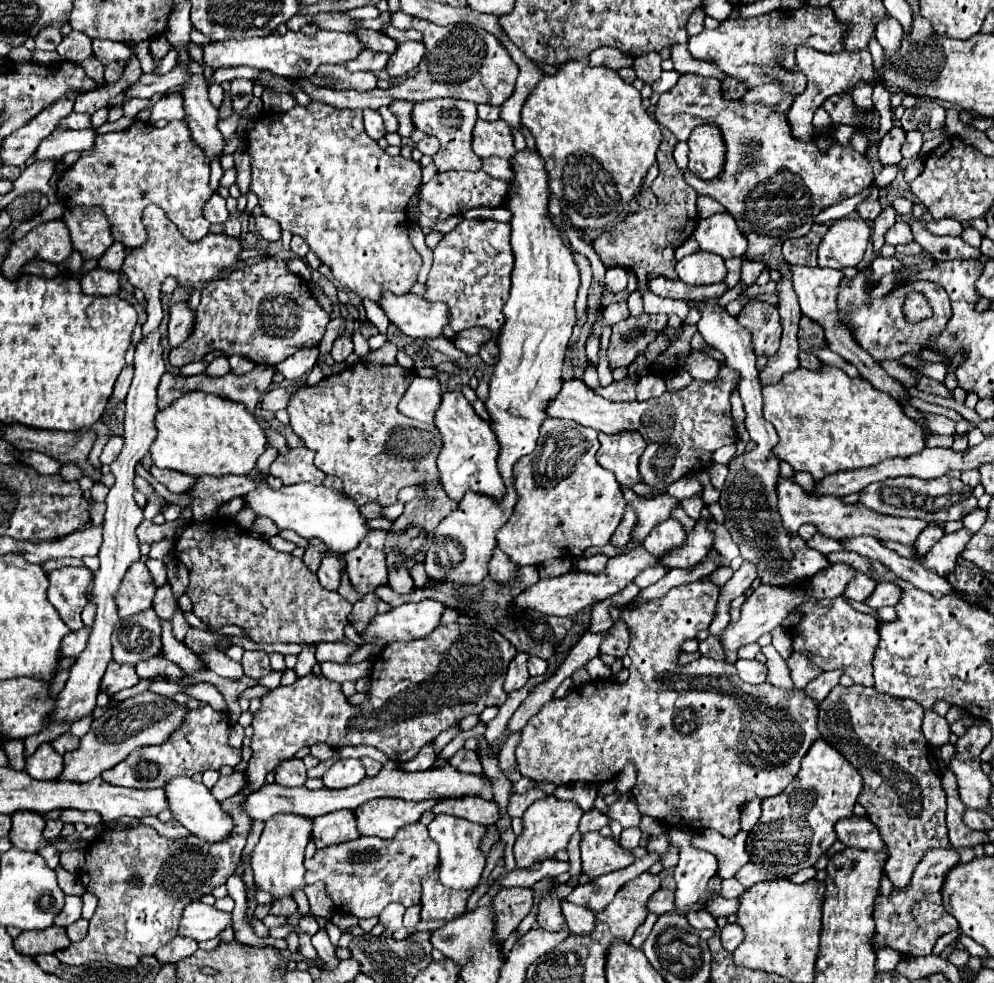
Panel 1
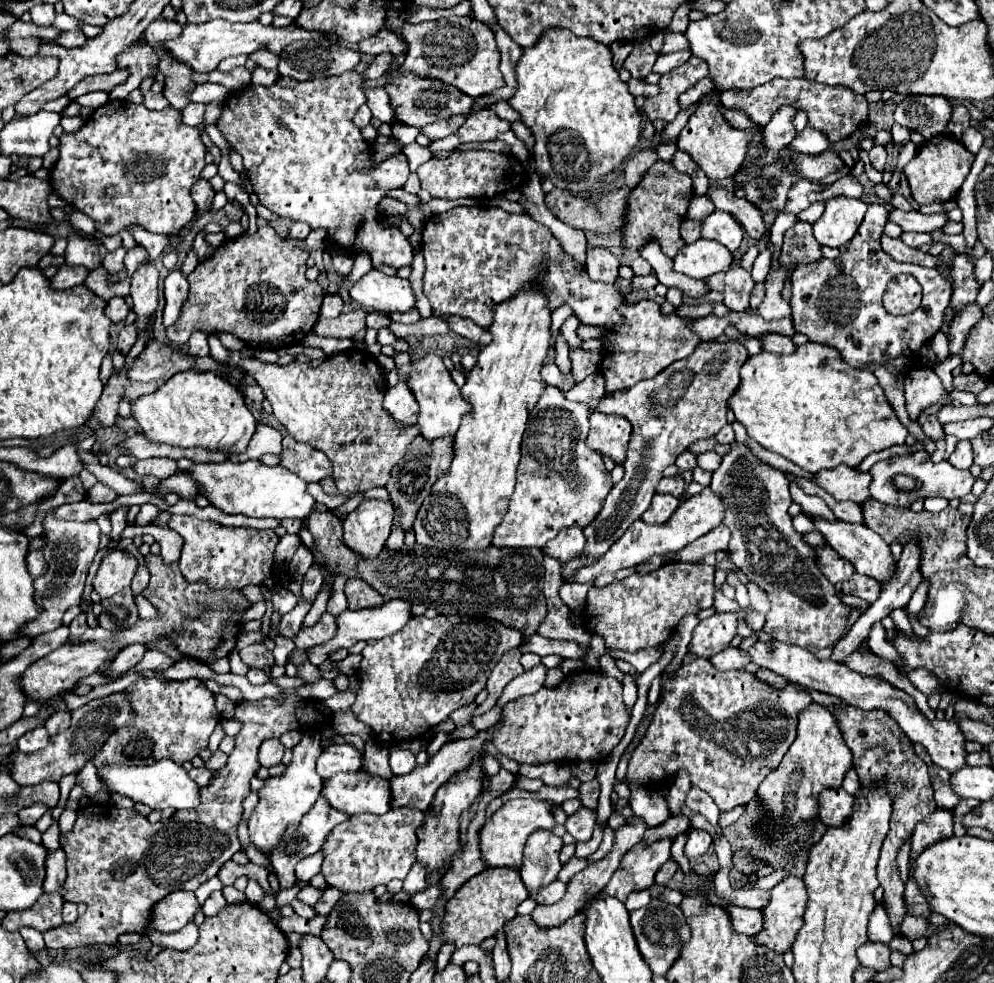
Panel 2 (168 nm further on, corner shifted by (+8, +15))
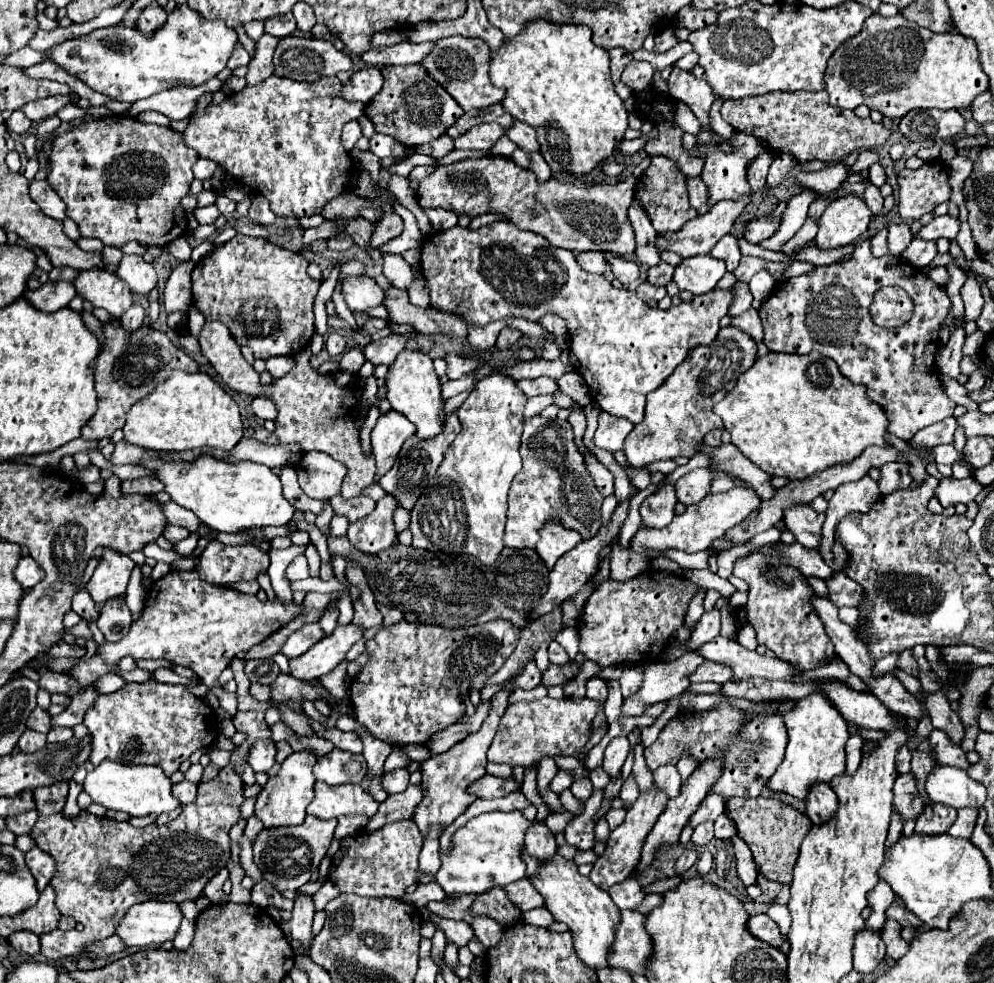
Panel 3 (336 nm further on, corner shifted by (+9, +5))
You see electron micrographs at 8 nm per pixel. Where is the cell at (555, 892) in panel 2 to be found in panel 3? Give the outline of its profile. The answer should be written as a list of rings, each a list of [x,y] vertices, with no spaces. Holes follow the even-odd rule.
[[[520,878],[518,882],[512,882],[504,890],[508,890],[508,900],[522,912],[528,912],[532,908],[542,908],[542,896],[534,890],[528,878]]]

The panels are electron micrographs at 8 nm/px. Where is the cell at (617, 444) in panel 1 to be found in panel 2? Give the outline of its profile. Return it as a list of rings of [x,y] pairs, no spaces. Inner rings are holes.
[[[591,412],[591,430],[585,444],[609,456],[615,464],[625,462],[627,444],[631,438],[631,424],[621,416],[605,416],[601,412]]]

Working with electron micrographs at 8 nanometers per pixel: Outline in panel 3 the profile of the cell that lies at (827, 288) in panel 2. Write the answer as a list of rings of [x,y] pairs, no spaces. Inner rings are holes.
[[[862,240],[856,244],[856,250],[850,260],[840,260],[830,266],[818,266],[808,274],[778,282],[770,298],[764,300],[764,304],[760,306],[760,320],[764,328],[764,344],[768,346],[768,350],[786,352],[786,354],[808,354],[812,350],[818,350],[824,356],[832,358],[838,364],[840,372],[850,382],[864,384],[868,388],[866,390],[868,398],[878,406],[882,406],[888,418],[886,430],[908,442],[918,430],[952,416],[956,408],[956,404],[944,394],[942,382],[934,366],[934,354],[940,346],[938,330],[950,306],[952,304],[944,288],[930,282],[930,278],[926,278],[922,270],[904,268],[902,258],[894,258],[894,256],[874,258],[870,252],[870,240]],[[884,286],[900,286],[906,292],[910,292],[910,298],[914,300],[914,316],[910,318],[910,322],[894,330],[880,328],[870,318],[872,298]]]

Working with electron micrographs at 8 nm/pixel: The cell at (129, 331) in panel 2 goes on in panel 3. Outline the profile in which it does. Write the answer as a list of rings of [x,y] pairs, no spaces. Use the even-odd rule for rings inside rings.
[[[134,304],[134,306],[130,306],[130,308],[126,310],[126,314],[122,314],[120,322],[122,322],[122,326],[124,326],[126,330],[132,332],[132,330],[138,330],[138,328],[144,324],[144,318],[146,318],[144,308],[138,306],[138,304]]]

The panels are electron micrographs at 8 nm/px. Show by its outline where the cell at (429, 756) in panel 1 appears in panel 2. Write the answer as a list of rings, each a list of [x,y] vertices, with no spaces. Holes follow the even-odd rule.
[[[391,748],[389,750],[389,764],[395,776],[405,776],[415,768],[415,756],[411,750]]]

